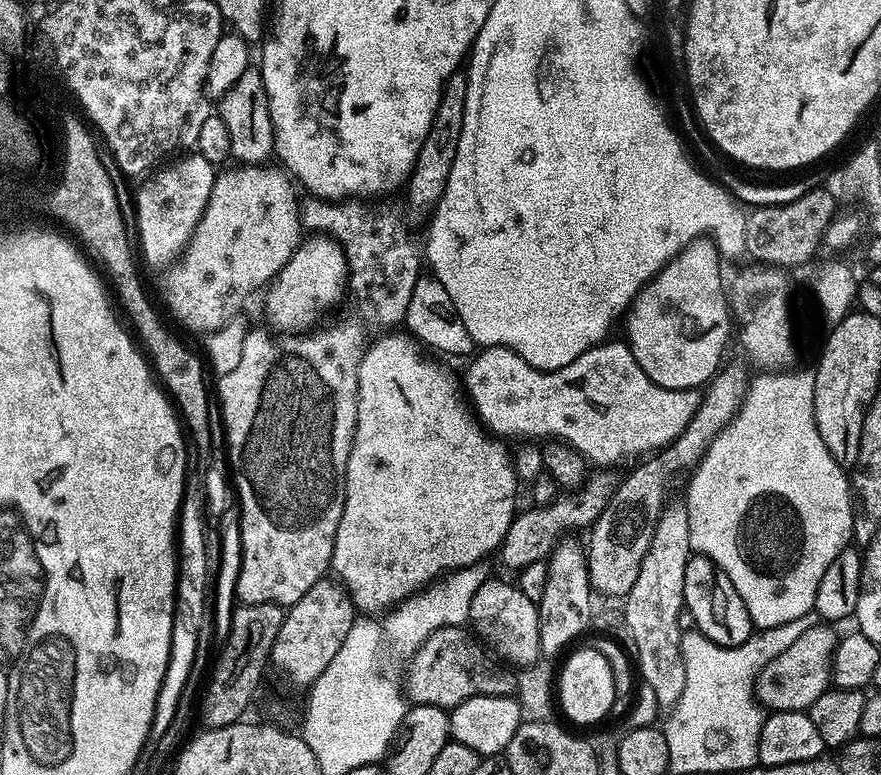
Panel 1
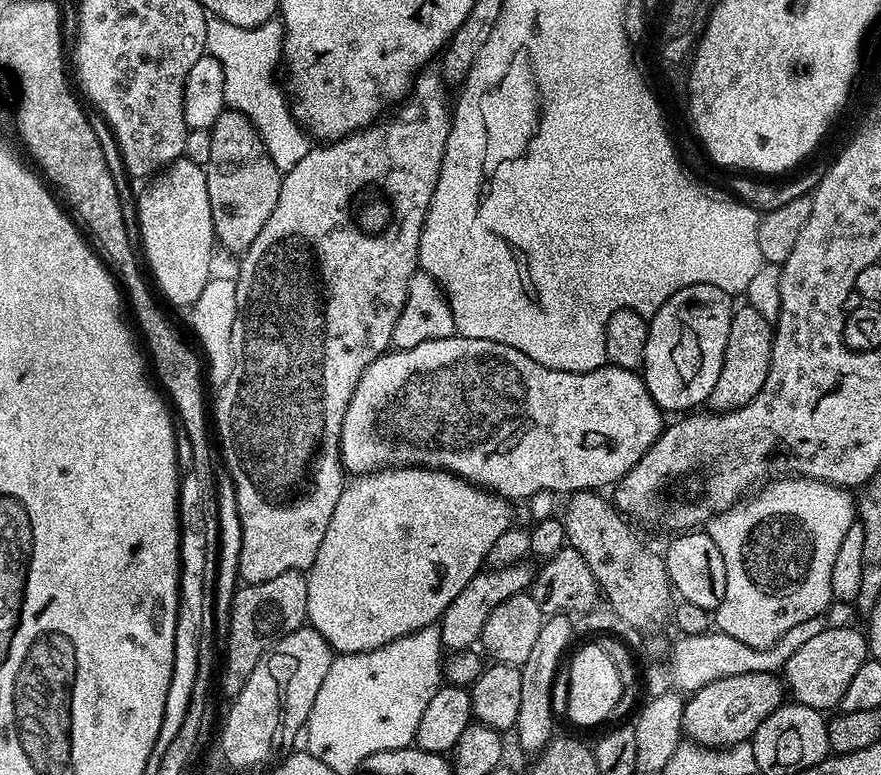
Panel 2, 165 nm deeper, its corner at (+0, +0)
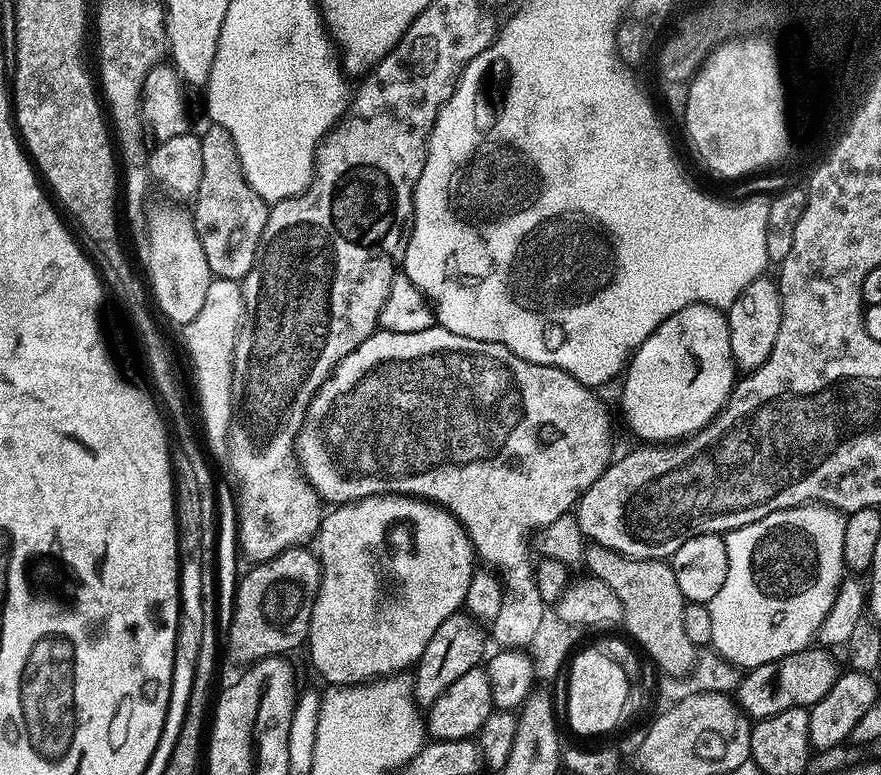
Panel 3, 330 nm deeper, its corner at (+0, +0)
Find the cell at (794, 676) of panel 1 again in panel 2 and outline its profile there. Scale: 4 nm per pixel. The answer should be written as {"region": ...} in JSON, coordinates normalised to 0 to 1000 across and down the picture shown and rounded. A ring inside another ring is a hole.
{"region":[[[881,867],[847,868],[821,874],[818,877],[810,877],[797,885],[780,899],[774,945],[784,959],[798,960],[800,965],[826,965],[830,960],[842,960],[852,956],[860,937],[865,937],[865,932],[869,932],[869,926],[879,921],[879,916],[891,907],[891,903],[892,888]]]}

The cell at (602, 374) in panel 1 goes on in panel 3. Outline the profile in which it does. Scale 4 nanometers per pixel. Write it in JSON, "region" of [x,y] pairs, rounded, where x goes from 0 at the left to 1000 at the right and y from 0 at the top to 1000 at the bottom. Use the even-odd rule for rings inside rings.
{"region":[[[498,421],[474,426],[474,431],[447,431],[428,426],[420,436],[415,436],[415,441],[411,441],[401,454],[386,463],[386,468],[369,493],[370,505],[359,515],[359,521],[348,517],[348,530],[344,533],[343,542],[348,545],[350,557],[337,556],[334,574],[334,588],[338,595],[339,608],[347,612],[348,623],[353,625],[364,646],[375,645],[376,652],[385,653],[397,650],[401,645],[414,645],[418,640],[448,637],[473,640],[490,652],[498,652],[527,681],[544,726],[546,723],[549,726],[546,729],[553,730],[566,745],[571,764],[564,797],[586,795],[590,774],[599,774],[602,769],[612,766],[611,751],[607,750],[605,737],[606,707],[603,701],[599,703],[599,695],[604,697],[610,684],[624,679],[630,670],[648,662],[658,639],[690,605],[690,600],[697,592],[695,550],[684,519],[677,512],[680,510],[629,471],[615,472],[597,467],[597,462],[588,462],[588,457],[574,452],[574,446],[564,444],[562,439],[524,436],[524,431]]]}

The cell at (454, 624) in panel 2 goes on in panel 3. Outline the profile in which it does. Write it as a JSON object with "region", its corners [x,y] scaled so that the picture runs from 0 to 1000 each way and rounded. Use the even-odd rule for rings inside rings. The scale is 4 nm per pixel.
{"region":[[[519,792],[506,797],[506,803],[493,813],[493,823],[488,823],[484,839],[479,839],[470,858],[472,872],[468,877],[468,902],[478,915],[489,914],[513,881],[529,870],[529,865],[541,861],[551,850],[549,821],[537,808],[540,809],[530,794]]]}

